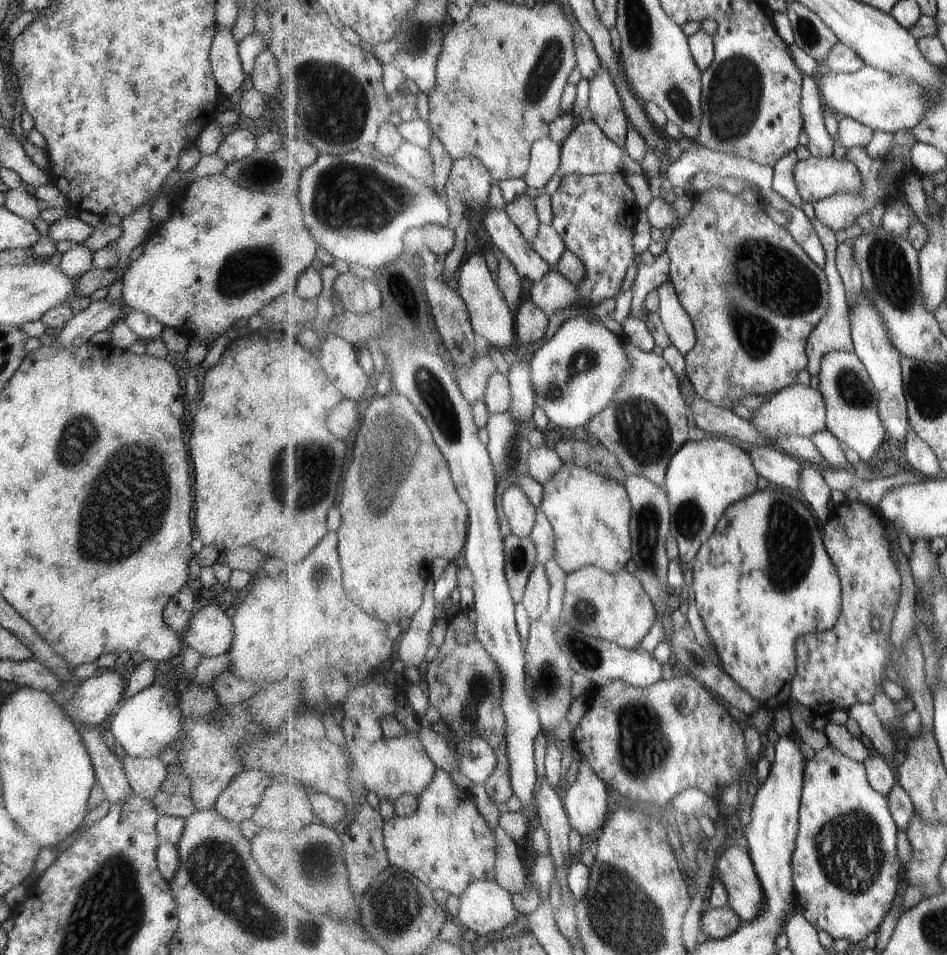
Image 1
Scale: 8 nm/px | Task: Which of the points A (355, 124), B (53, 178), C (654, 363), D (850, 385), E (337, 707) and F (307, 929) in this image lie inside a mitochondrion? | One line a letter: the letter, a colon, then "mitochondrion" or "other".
A: mitochondrion
B: other
C: other
D: mitochondrion
E: other
F: mitochondrion

